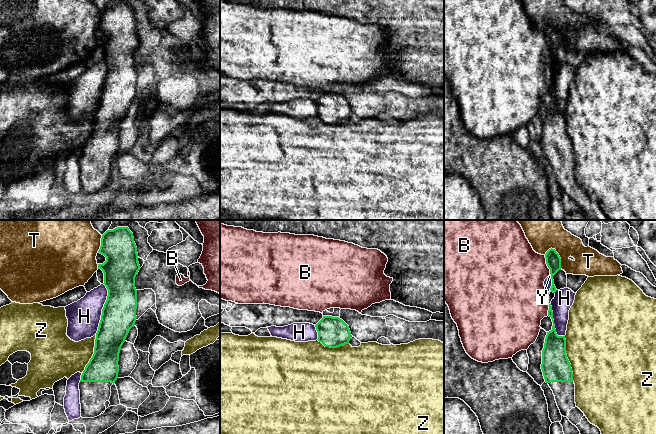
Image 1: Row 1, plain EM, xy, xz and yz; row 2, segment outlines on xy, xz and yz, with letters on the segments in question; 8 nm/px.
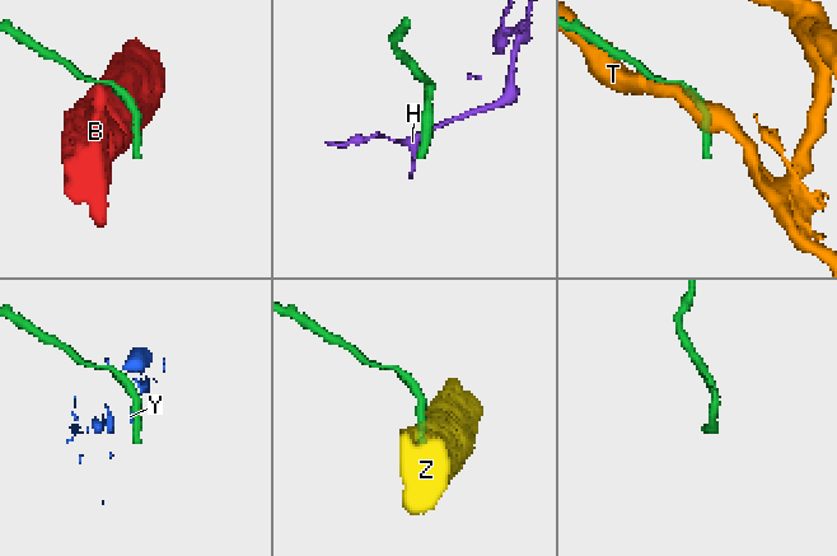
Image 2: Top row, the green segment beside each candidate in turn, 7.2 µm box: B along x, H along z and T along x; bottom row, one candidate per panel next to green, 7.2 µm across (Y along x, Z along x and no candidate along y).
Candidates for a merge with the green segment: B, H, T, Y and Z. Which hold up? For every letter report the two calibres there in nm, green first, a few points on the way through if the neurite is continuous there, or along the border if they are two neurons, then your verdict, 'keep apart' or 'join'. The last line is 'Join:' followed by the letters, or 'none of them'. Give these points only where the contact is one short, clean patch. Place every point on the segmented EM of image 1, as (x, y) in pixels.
B: calibres 120 and 460 nm; keep apart
H: calibres 280 and 260 nm; keep apart
T: calibres 120 and 300 nm; keep apart
Y: calibres 120 and 60 nm; border yz (550, 273), (551, 287), (549, 289); keep apart
Z: calibres 220 and 480 nm; keep apart
Join: none of them

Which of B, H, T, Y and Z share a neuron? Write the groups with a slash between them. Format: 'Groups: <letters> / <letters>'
Groups: B Y / H / T / Z

